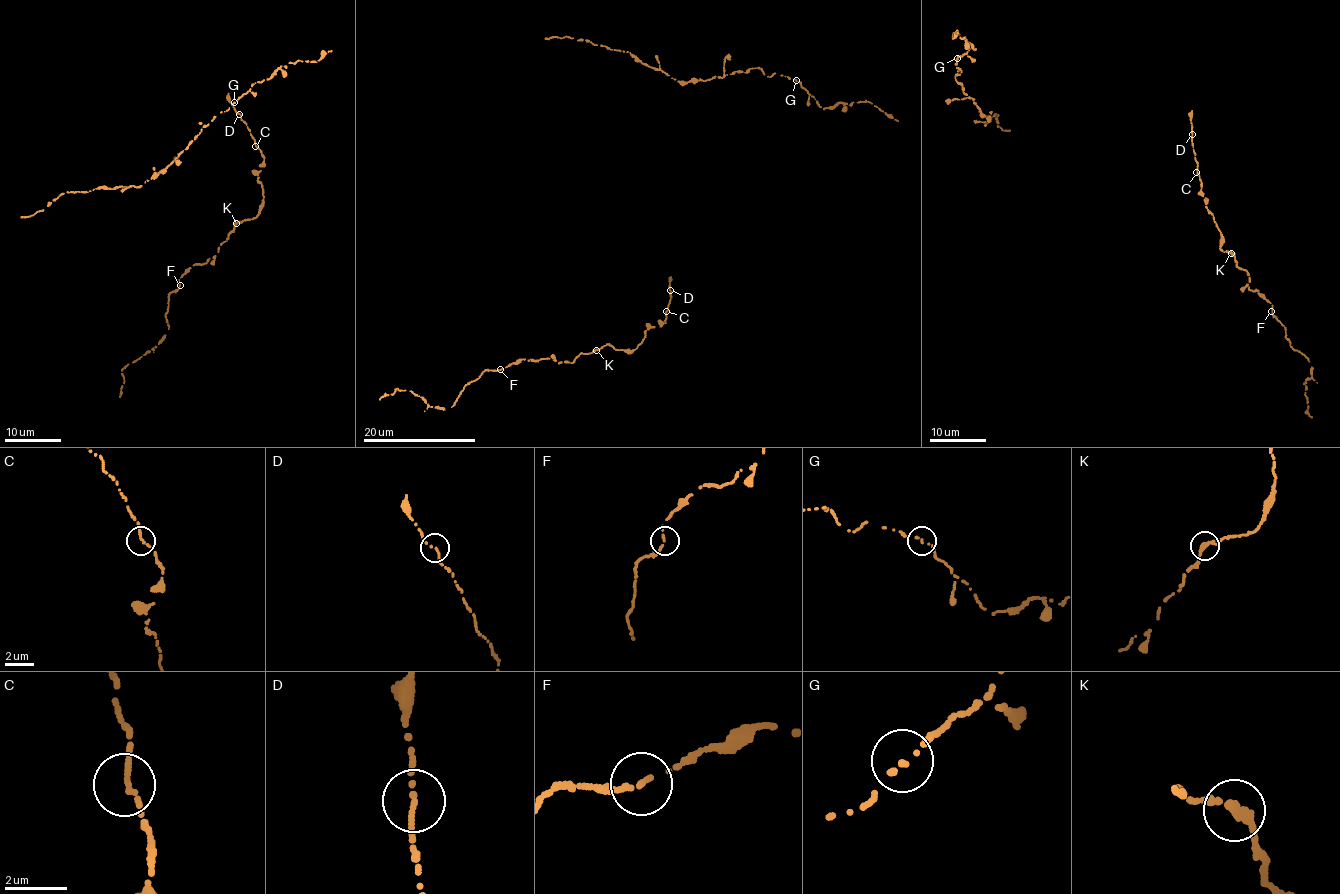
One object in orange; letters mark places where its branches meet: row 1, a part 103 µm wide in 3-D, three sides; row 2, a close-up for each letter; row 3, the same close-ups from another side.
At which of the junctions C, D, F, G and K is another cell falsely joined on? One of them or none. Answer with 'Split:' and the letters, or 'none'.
Split: none

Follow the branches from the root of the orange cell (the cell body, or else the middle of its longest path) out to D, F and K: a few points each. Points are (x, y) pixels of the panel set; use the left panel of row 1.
D: (256, 146), (239, 114)
F: (256, 146), (264, 159), (257, 174), (264, 197), (260, 213), (239, 221), (215, 257), (194, 264), (180, 285)
K: (256, 146), (264, 159), (264, 165), (257, 174), (262, 185), (263, 204), (255, 217), (237, 223)

